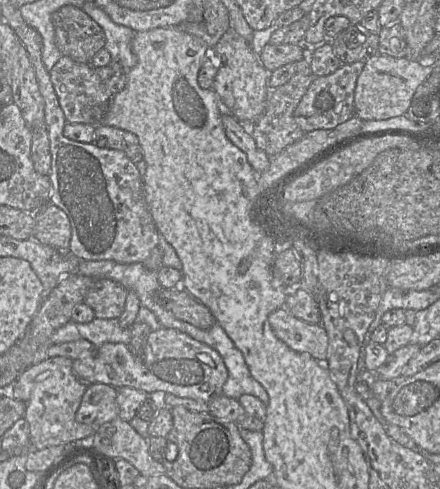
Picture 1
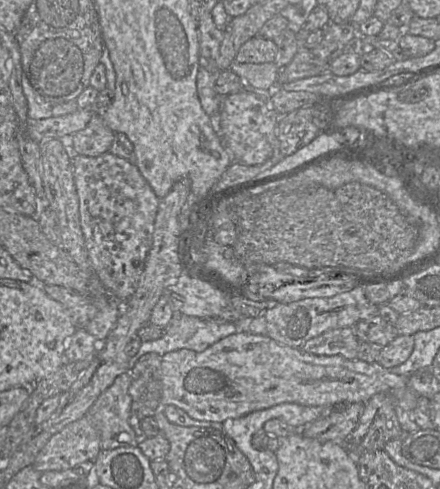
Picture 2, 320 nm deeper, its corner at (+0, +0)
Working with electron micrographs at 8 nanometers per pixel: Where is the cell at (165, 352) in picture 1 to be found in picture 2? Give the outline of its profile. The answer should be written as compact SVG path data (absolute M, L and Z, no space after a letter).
M247 331L223 338L202 352L180 349L166 353L161 357L161 383L161 405L174 405L199 421L223 423L229 418L240 418L282 403L303 406L365 404L375 394L386 393L394 400L396 416L404 434L421 429L411 419L411 412L416 408L421 395L408 386L408 377L393 374L378 362L348 360L340 355L310 354L301 348L280 344L268 336Z

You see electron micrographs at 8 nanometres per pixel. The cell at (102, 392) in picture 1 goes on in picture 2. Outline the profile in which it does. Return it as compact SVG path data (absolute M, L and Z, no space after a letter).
M87 416L54 434L38 452L32 466L36 471L64 471L85 461L94 461L101 451L98 430Z

